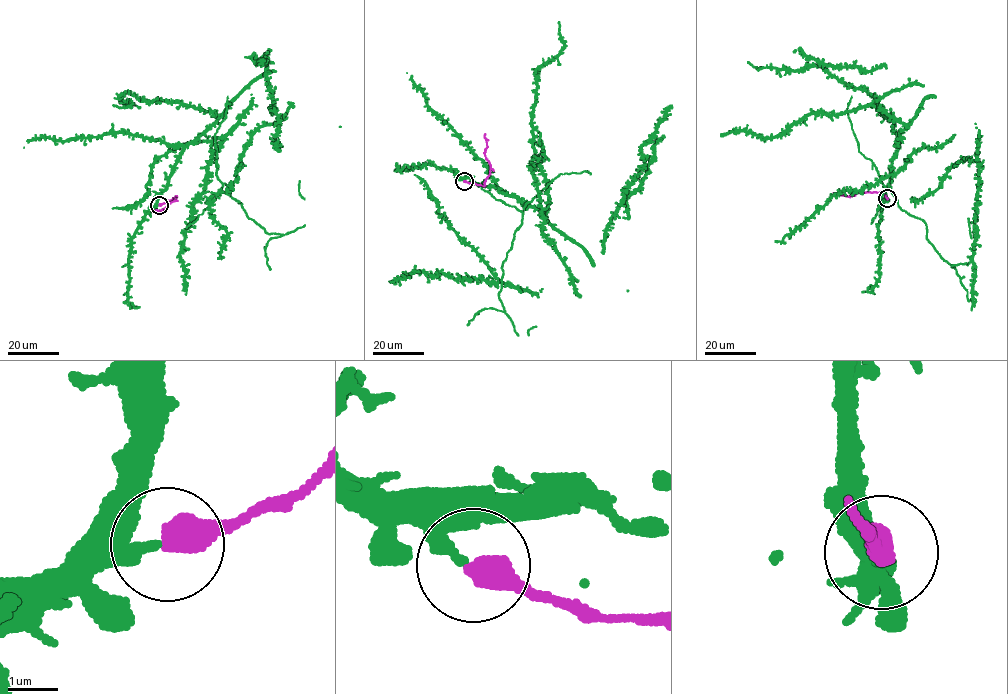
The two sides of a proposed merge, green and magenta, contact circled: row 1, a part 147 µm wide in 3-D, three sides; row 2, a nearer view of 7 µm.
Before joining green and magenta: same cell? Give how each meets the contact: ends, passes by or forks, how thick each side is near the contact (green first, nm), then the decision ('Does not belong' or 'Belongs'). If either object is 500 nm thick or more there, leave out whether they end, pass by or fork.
At the ring green ends. At the ring magenta ends. Thickness 280 nm (green) against 480 nm. Does not belong

